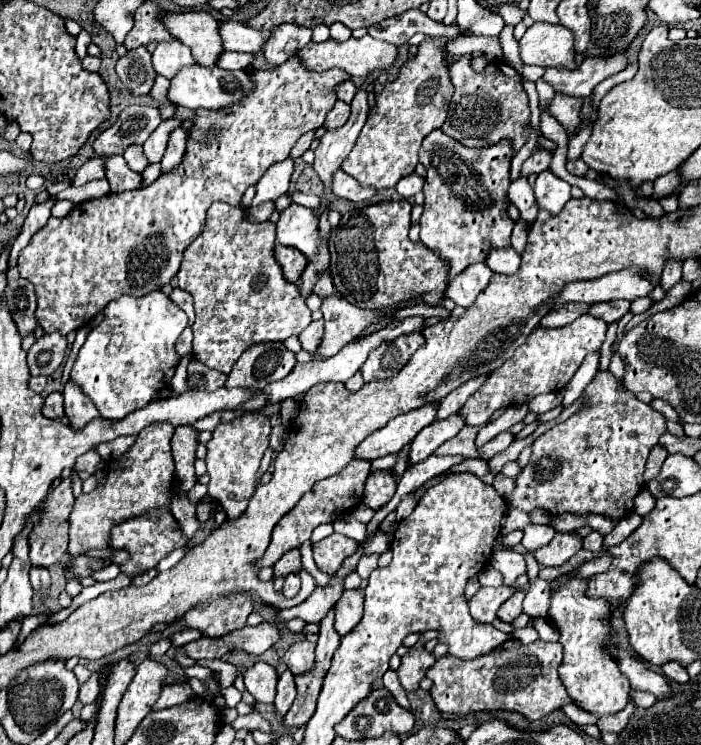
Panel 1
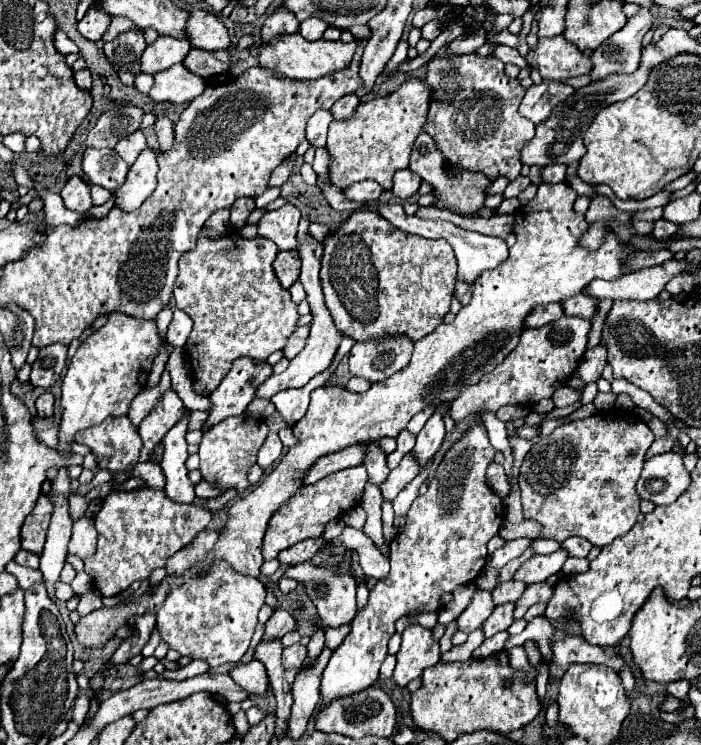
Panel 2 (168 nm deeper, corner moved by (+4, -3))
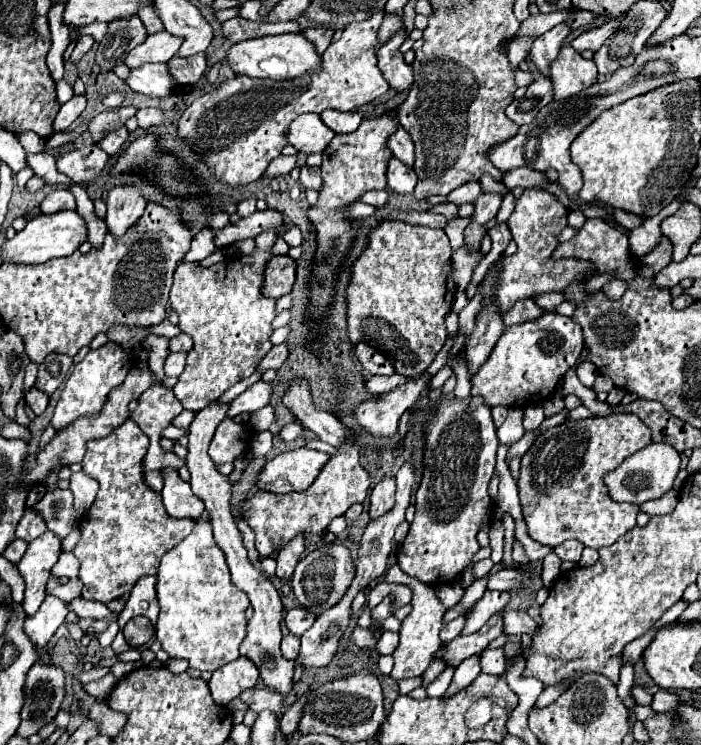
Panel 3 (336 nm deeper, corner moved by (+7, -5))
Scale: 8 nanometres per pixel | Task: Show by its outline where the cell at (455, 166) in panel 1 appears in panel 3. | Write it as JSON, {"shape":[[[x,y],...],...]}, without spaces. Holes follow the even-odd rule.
{"shape":[[[398,127],[398,131],[394,131],[394,135],[388,137],[386,145],[388,145],[388,149],[392,151],[394,157],[398,157],[400,161],[408,163],[408,167],[414,165],[414,143],[412,143],[408,131]]]}

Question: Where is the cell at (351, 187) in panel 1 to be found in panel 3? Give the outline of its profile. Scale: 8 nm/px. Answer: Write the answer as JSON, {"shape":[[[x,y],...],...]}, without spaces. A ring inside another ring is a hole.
{"shape":[[[368,191],[368,193],[364,193],[364,195],[360,197],[360,201],[382,209],[382,207],[386,207],[386,203],[388,203],[388,193],[386,193],[386,191]]]}

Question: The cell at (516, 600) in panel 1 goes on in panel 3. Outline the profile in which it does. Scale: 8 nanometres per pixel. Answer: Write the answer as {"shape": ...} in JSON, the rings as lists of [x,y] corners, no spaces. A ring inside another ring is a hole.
{"shape":[[[492,615],[488,619],[488,623],[472,635],[458,635],[456,639],[448,641],[446,645],[442,645],[440,653],[436,653],[436,659],[442,659],[446,665],[450,667],[458,667],[464,659],[480,653],[482,649],[486,649],[486,645],[496,639],[498,635],[502,635],[502,621],[500,615]]]}

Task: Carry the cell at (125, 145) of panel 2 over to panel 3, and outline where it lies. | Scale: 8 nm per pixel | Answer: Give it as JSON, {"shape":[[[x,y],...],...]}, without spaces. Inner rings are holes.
{"shape":[[[118,127],[114,131],[110,131],[108,135],[104,135],[104,139],[100,139],[96,145],[100,145],[102,151],[106,151],[108,155],[118,155],[122,145],[128,139],[128,129],[126,127]]]}

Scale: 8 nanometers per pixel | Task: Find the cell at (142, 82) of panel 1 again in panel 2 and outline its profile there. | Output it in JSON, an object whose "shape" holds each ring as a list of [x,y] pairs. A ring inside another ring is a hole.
{"shape":[[[139,29],[121,33],[111,43],[105,43],[103,51],[105,51],[109,63],[117,69],[117,75],[123,81],[123,85],[135,87],[135,77],[141,73],[139,61],[141,61],[145,47],[147,47],[147,43],[143,39],[143,31],[139,31]]]}

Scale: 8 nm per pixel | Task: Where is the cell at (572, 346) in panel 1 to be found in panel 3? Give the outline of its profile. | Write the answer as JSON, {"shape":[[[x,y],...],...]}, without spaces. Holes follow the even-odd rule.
{"shape":[[[544,313],[542,319],[506,327],[494,345],[488,361],[472,379],[472,395],[484,397],[490,407],[528,407],[546,401],[562,375],[576,365],[584,349],[580,327],[558,313]]]}

